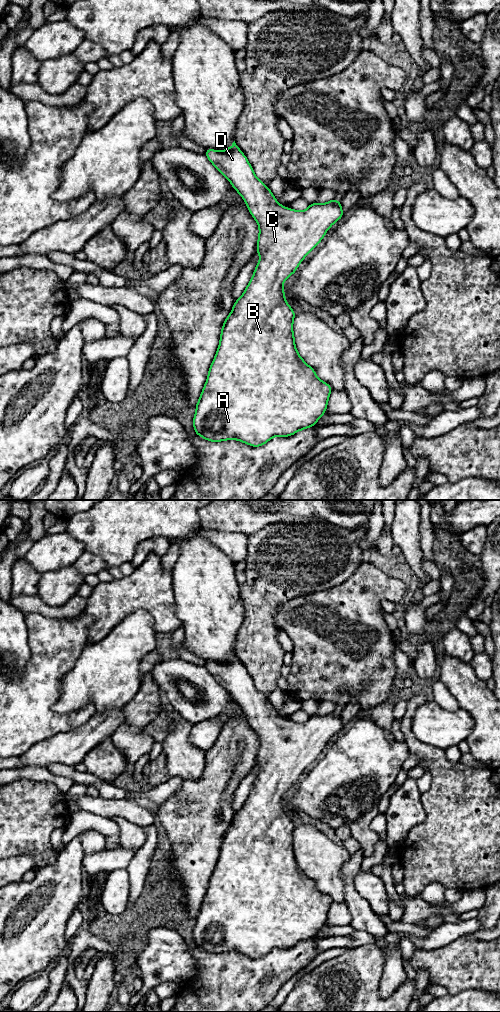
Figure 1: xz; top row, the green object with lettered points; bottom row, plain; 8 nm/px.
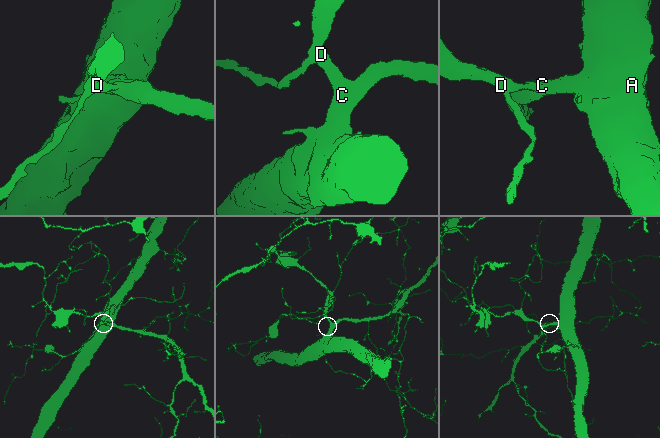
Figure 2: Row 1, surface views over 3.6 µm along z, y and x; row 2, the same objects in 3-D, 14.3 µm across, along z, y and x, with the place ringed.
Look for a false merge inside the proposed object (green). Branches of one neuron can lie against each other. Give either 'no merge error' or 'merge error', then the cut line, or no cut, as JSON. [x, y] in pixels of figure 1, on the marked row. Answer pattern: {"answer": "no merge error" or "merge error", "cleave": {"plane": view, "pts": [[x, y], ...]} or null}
{"answer": "merge error", "cleave": {"plane": "xz", "pts": [[243, 154], [242, 173], [240, 175], [232, 175], [228, 179]]}}

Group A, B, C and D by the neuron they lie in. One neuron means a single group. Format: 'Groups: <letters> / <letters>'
Groups: A B C / D

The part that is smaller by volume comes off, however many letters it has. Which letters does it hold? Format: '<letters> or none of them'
D

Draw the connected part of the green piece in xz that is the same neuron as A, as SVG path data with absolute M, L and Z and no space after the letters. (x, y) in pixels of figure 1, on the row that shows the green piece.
M245 155L242 157L242 175L231 176L229 181L258 223L256 253L260 255L260 260L242 296L235 301L231 313L223 323L218 350L196 404L193 427L195 434L211 442L233 439L252 447L259 447L275 436L292 436L297 431L313 427L326 412L332 387L320 380L315 370L298 354L293 334L293 320L296 314L286 302L282 286L344 213L337 198L322 204L311 203L304 211L282 206L268 186L256 177Z

